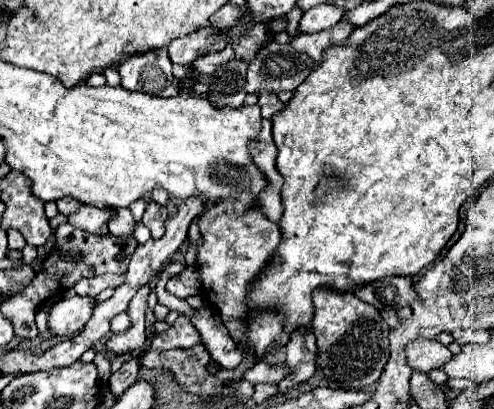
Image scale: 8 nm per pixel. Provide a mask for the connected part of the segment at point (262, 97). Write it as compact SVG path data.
M259 92L257 94L259 98L259 106L261 106L261 116L263 118L271 118L273 114L277 114L285 104L277 98L277 94L271 94L271 92Z

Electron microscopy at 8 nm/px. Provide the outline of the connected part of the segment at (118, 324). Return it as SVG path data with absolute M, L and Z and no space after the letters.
M126 311L115 316L110 323L110 332L117 333L127 330L130 326L130 320Z

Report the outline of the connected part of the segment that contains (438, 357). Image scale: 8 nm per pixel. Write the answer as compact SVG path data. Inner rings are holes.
M417 338L409 342L409 346L405 348L405 354L407 354L407 364L413 370L425 372L425 374L433 368L441 368L453 358L447 346L443 346L437 340L427 340L427 338Z

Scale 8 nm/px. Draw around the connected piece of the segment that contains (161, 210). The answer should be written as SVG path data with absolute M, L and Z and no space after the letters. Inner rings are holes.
M149 200L149 204L147 204L147 208L145 208L145 214L143 214L141 222L149 228L151 238L161 238L165 216L169 216L169 210L167 210L165 206L157 204L155 200Z

